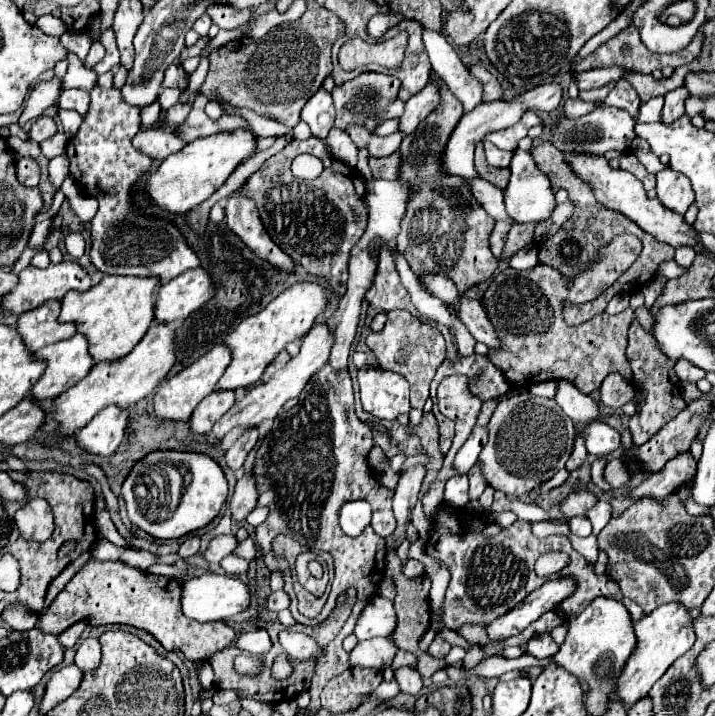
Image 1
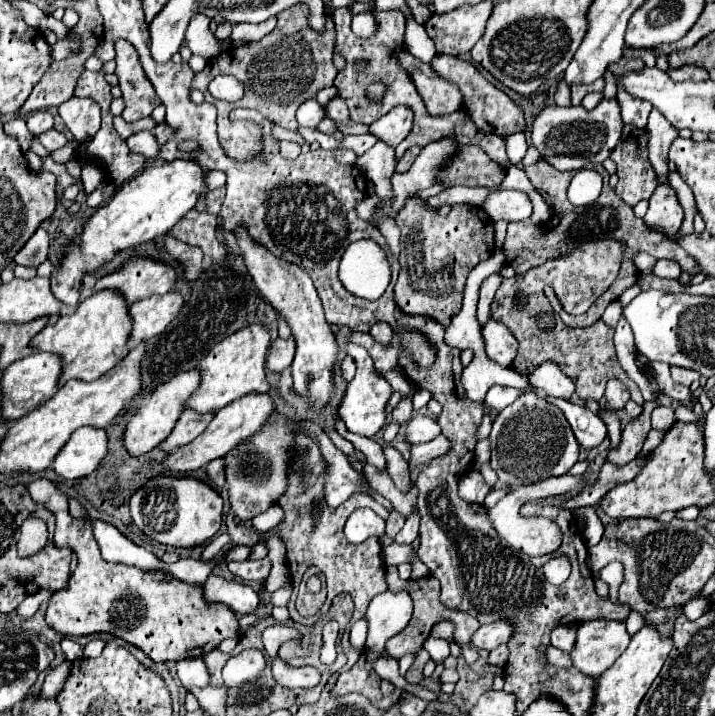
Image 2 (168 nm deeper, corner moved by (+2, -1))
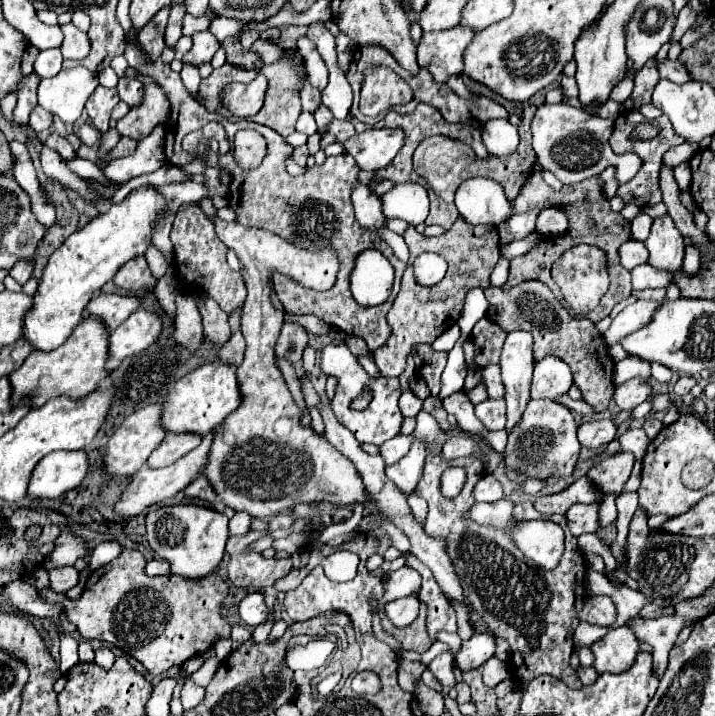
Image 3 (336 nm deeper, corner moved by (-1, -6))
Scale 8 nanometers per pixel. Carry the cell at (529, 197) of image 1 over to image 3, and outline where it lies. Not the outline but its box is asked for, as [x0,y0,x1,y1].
[455,177,511,225]

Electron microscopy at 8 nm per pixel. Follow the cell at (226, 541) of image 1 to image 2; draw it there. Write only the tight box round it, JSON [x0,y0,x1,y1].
[224,546,250,562]

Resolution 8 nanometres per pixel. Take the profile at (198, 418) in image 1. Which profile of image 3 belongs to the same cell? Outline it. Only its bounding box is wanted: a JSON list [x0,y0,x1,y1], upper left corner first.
[147,433,201,469]

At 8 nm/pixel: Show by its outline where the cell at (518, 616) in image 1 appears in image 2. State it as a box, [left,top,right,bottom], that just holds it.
[472,622,514,650]

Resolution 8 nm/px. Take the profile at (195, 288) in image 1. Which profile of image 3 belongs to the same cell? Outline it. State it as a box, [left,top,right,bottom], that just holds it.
[105,309,161,373]

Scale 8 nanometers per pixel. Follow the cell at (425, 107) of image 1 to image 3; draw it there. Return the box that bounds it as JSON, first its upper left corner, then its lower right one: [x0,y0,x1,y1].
[345,129,403,171]

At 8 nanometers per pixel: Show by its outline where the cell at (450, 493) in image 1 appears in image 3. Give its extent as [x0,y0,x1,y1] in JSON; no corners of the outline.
[475,475,503,503]

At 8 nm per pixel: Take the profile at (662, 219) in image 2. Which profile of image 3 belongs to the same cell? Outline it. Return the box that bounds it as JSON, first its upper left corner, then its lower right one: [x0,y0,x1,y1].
[645,215,685,275]

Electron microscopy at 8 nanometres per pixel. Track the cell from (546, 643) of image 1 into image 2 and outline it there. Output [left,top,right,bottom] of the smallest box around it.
[546,644,570,668]

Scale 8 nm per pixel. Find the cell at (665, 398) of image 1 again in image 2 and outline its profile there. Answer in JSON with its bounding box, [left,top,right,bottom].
[606,402,658,464]

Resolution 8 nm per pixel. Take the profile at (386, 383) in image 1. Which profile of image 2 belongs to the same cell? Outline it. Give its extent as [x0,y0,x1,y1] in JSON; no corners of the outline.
[340,344,392,436]

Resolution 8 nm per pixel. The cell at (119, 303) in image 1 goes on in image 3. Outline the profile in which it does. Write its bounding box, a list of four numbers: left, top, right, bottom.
[9,317,109,409]

